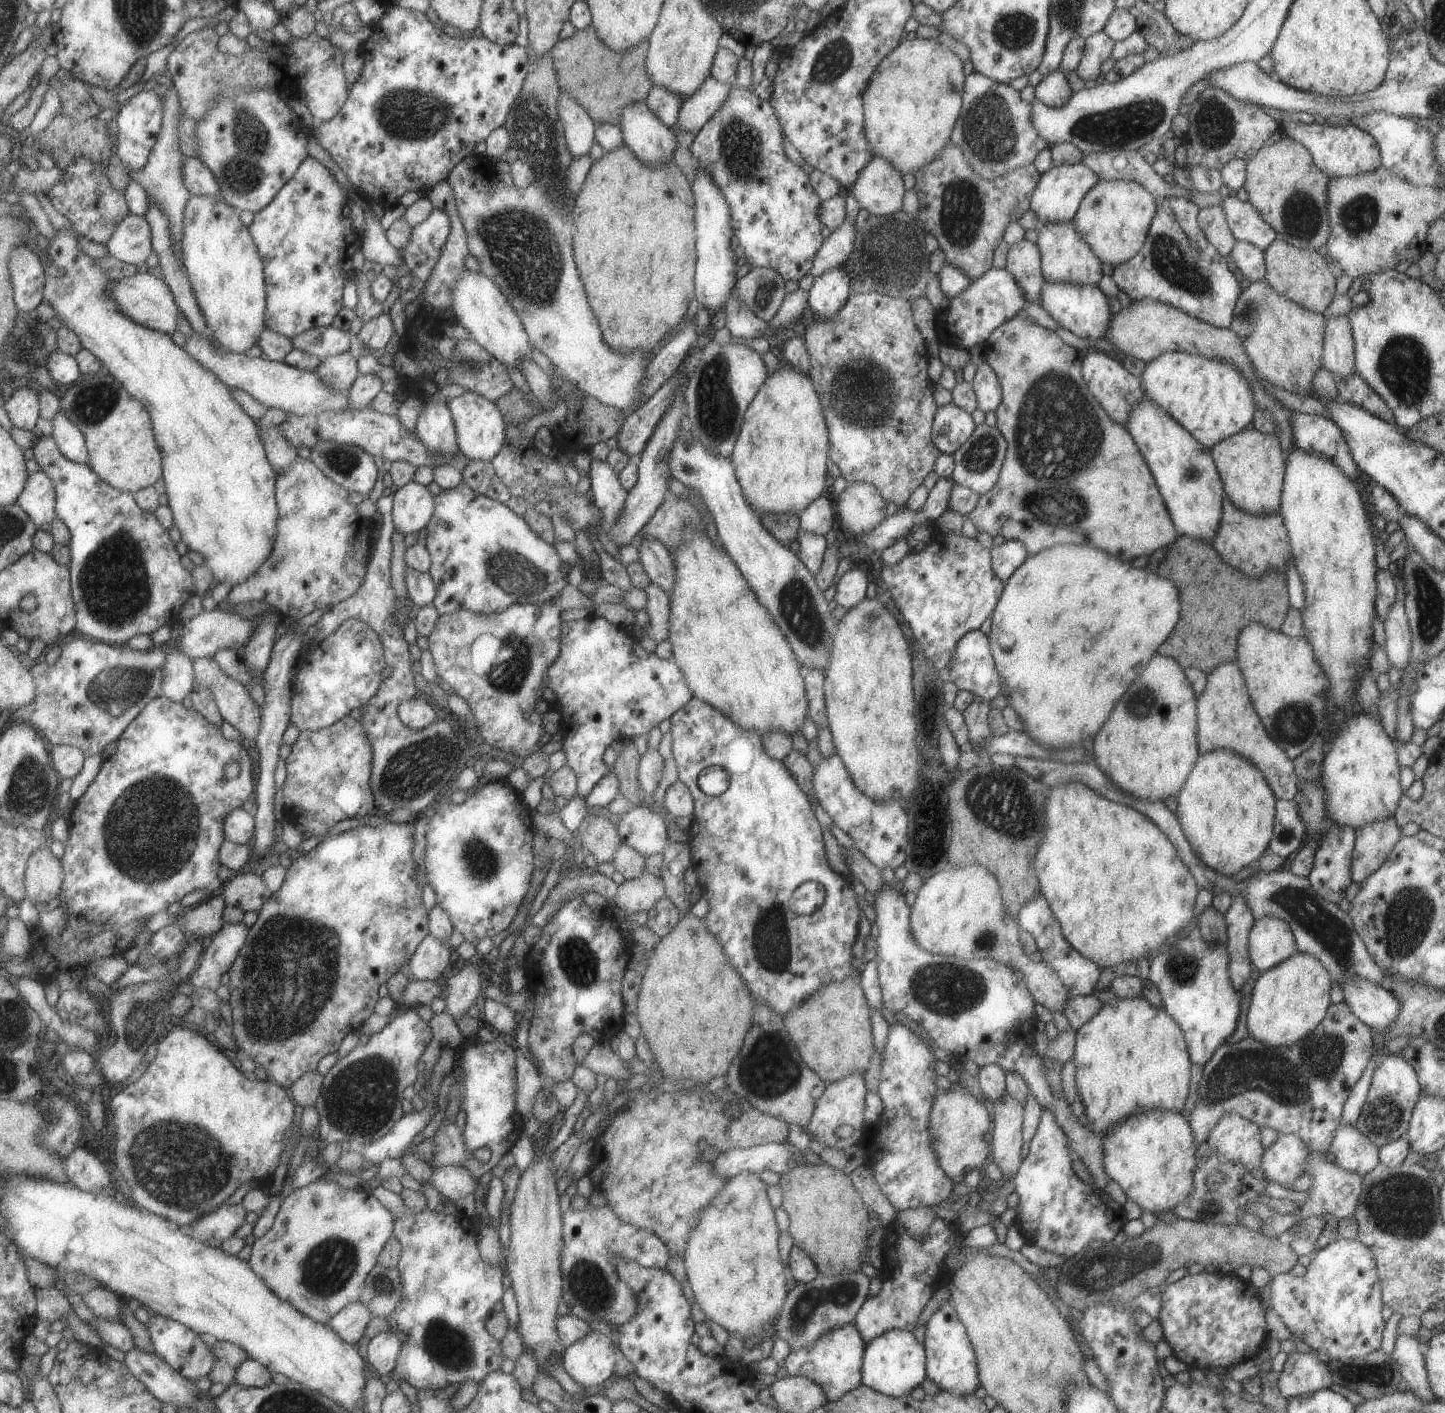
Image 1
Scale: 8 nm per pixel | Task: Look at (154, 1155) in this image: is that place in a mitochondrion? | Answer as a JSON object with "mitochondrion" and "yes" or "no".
{"mitochondrion":"yes"}

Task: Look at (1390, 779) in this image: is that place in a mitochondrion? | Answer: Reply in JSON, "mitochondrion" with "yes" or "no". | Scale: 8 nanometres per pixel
{"mitochondrion":"no"}

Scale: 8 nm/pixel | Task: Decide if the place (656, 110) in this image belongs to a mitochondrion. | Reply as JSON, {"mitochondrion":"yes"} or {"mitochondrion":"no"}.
{"mitochondrion":"no"}

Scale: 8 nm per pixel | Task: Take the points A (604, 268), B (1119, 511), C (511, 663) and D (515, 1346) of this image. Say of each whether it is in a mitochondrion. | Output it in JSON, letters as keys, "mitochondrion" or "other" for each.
{"A":"other","B":"other","C":"mitochondrion","D":"other"}

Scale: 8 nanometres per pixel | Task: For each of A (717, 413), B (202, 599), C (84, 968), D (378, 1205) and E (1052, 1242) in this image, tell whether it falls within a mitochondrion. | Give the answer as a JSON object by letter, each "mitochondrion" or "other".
{"A":"mitochondrion","B":"other","C":"other","D":"other","E":"other"}

